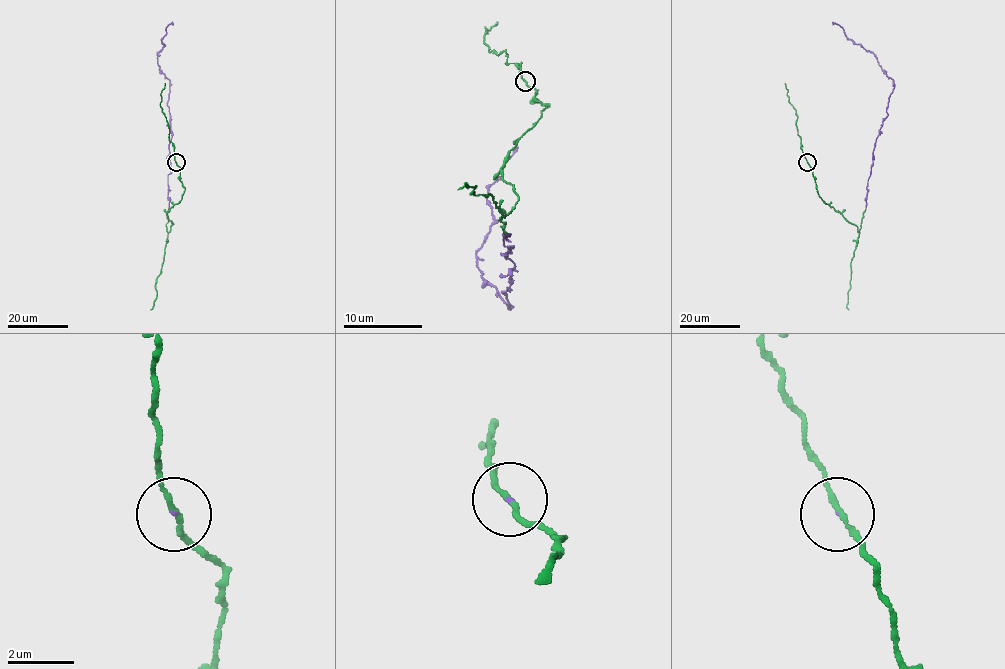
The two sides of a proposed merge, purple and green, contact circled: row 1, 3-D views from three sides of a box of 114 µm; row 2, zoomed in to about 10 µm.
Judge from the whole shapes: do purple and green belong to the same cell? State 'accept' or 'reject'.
accept

